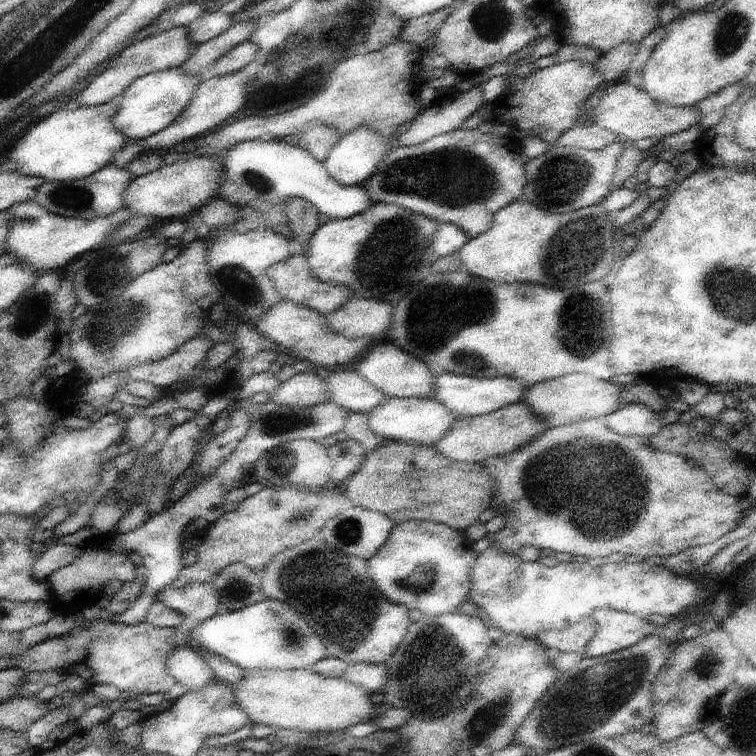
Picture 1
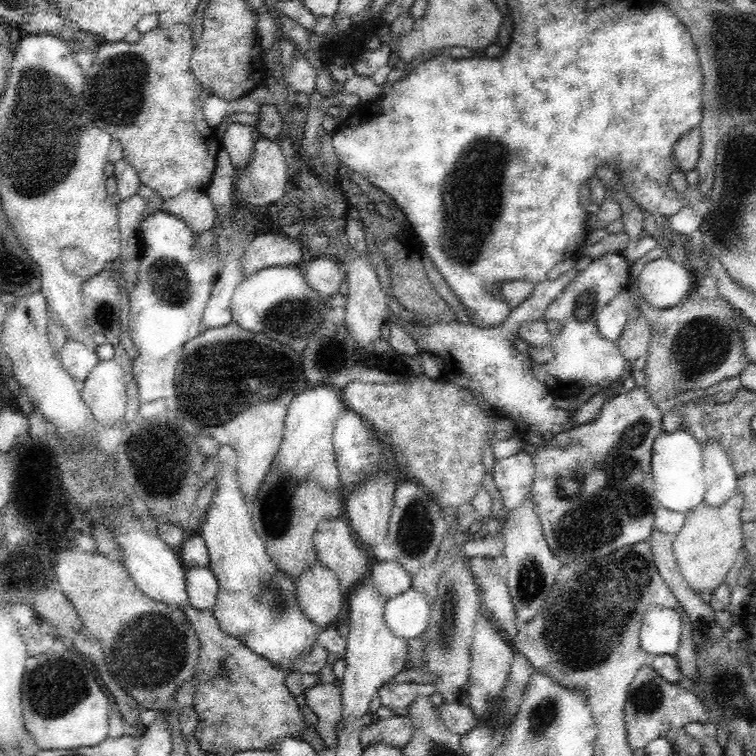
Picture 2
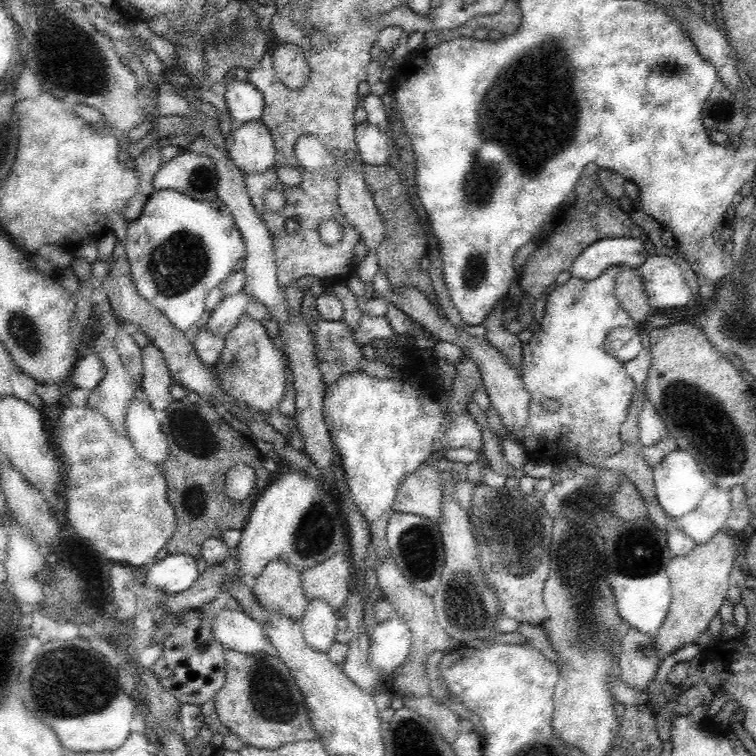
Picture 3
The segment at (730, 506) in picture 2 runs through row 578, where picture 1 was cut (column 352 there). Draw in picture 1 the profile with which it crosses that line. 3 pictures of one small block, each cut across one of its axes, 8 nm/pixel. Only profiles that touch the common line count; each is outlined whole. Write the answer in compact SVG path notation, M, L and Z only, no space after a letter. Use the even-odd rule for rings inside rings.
M243 670L239 684L233 684L233 696L237 706L255 724L271 726L275 730L297 730L303 734L321 734L333 730L349 730L349 726L365 724L373 716L375 704L369 702L369 692L361 686L347 682L345 678L325 678L313 670Z

